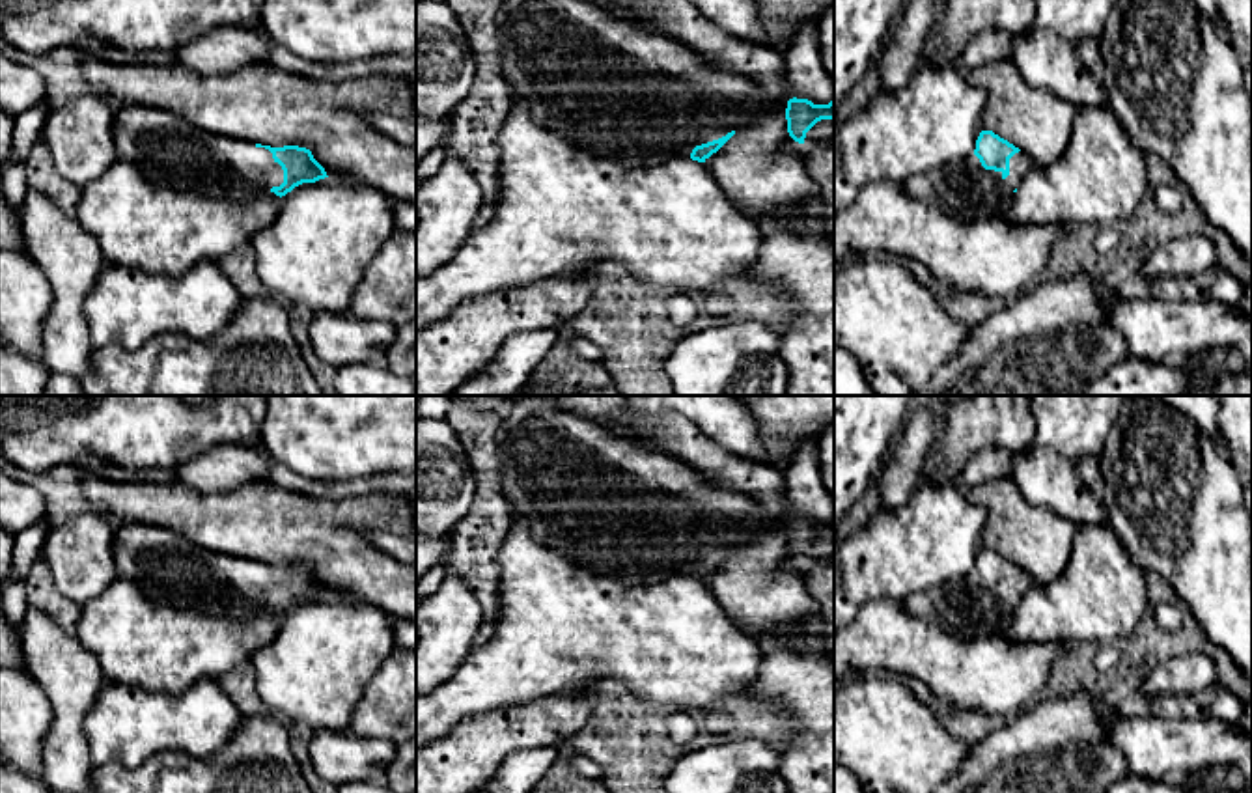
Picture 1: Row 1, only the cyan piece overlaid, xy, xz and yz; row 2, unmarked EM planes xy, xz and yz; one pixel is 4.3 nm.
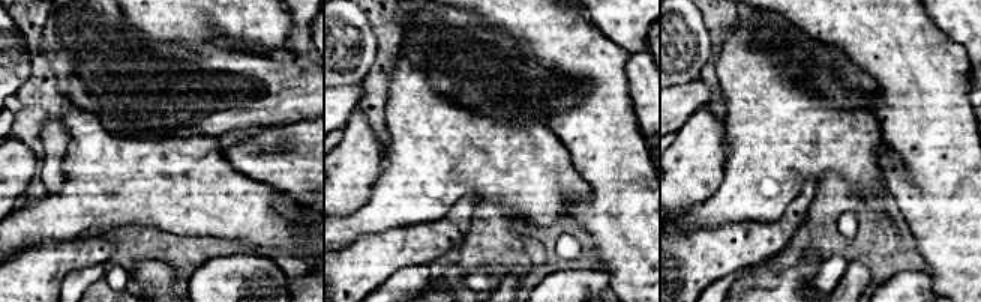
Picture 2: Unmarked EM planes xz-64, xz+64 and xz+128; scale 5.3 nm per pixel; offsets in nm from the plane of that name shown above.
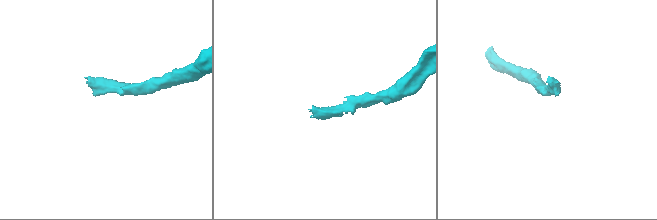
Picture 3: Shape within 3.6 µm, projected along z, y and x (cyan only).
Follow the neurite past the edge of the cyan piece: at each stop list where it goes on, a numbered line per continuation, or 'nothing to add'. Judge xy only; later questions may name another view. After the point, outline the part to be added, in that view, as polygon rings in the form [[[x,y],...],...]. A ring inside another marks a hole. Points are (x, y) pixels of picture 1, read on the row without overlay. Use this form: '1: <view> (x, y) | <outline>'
1: xy (168, 568) | [[[116,522],[112,554],[118,578],[134,582],[155,603],[241,621],[259,605],[271,608],[284,601],[269,567],[198,549],[155,524]]]

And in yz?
1: yz (963, 607) | [[[1024,569],[1009,577],[1009,593],[985,588],[972,571],[948,584],[912,593],[905,601],[905,610],[914,618],[939,623],[961,640],[974,640],[1004,633],[1011,621],[1013,608],[1032,588],[1032,578]]]

